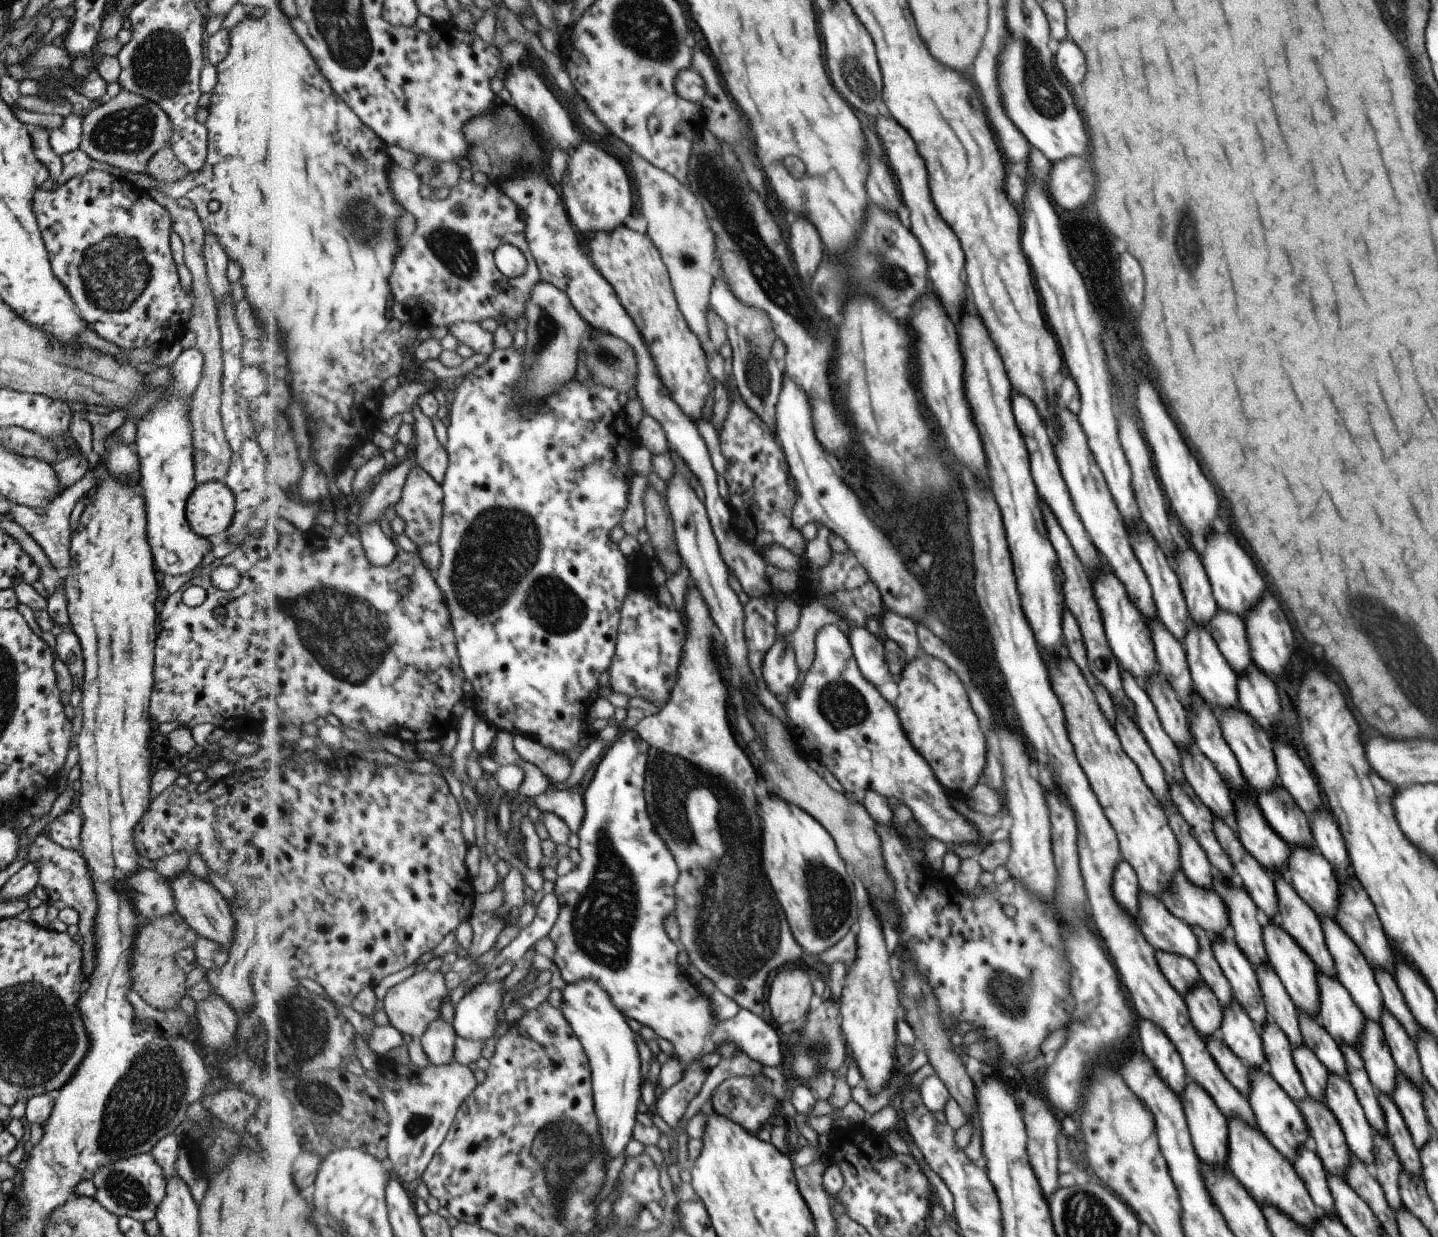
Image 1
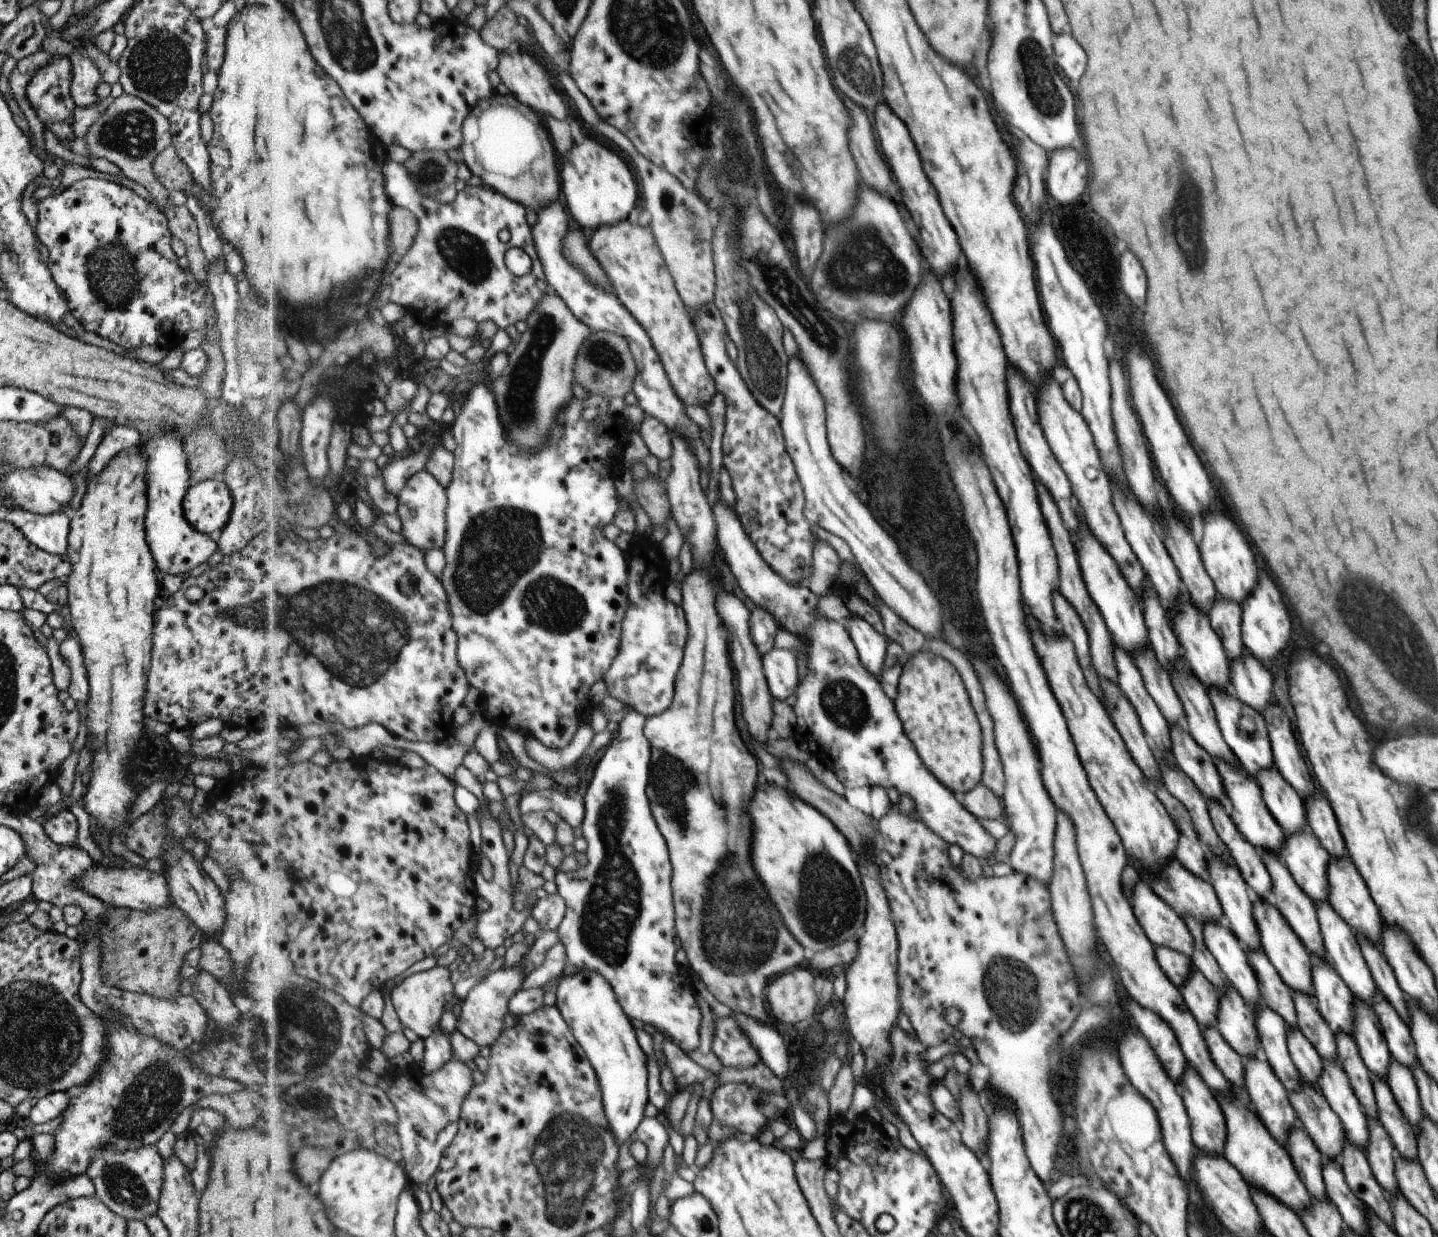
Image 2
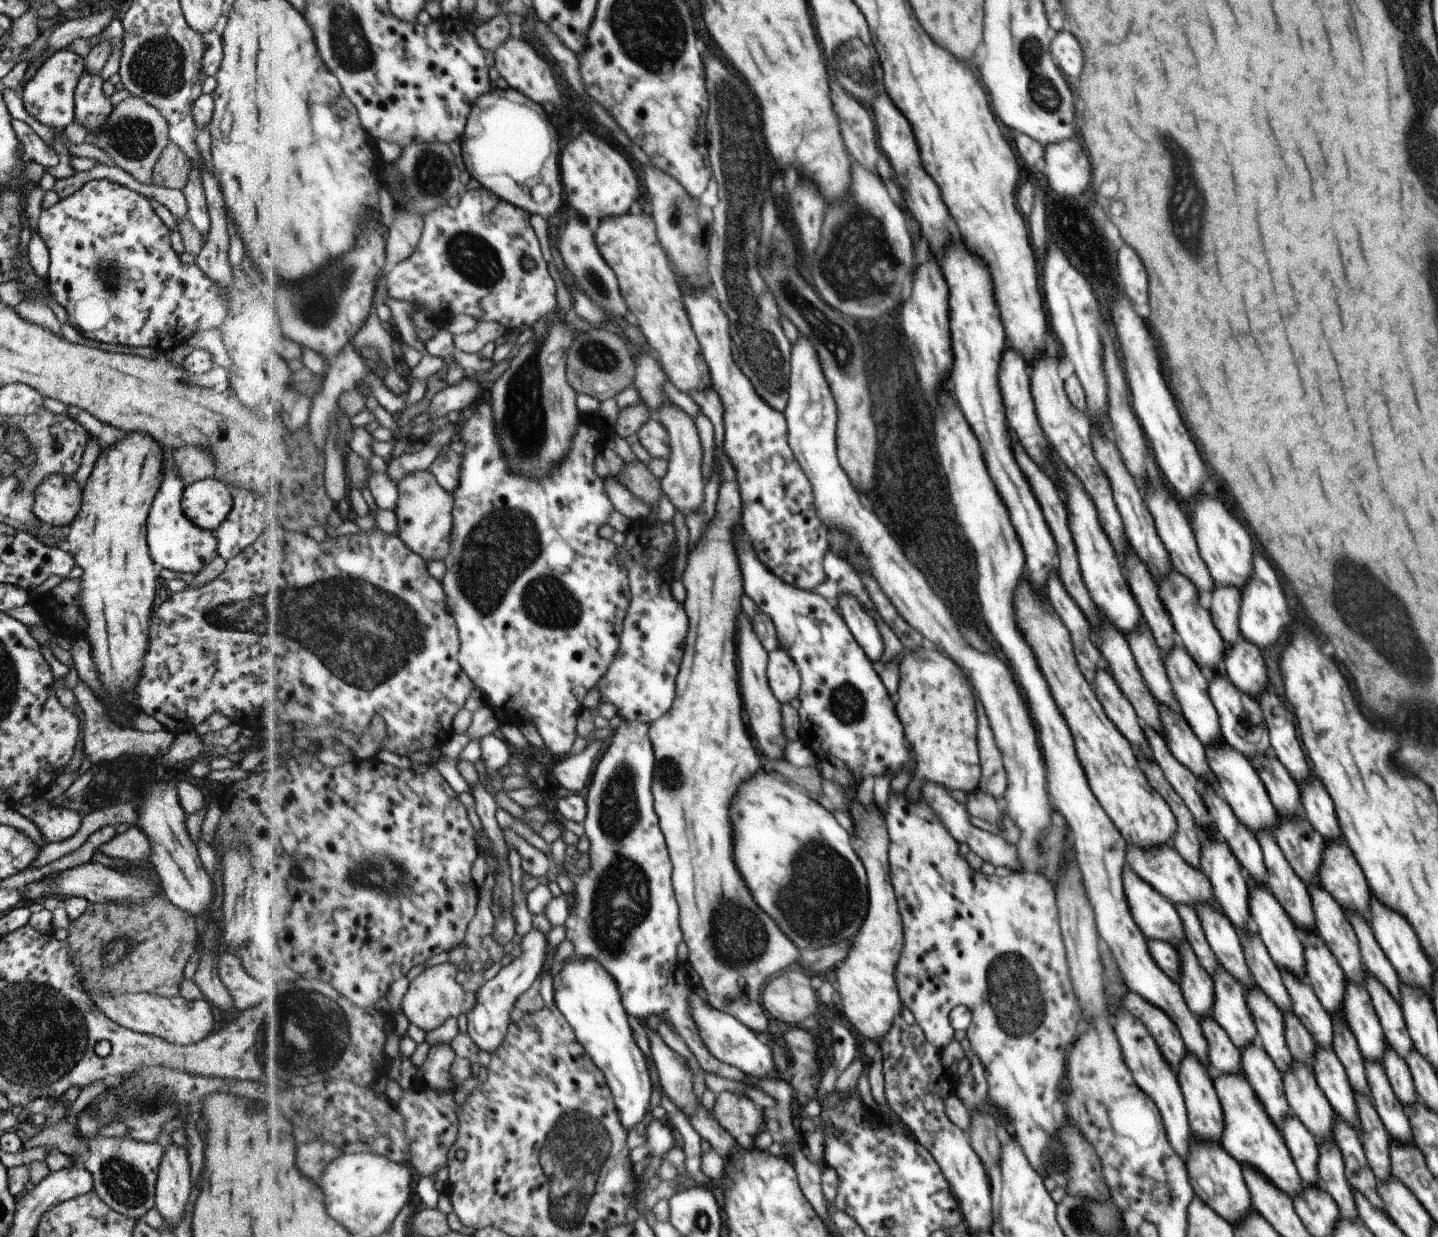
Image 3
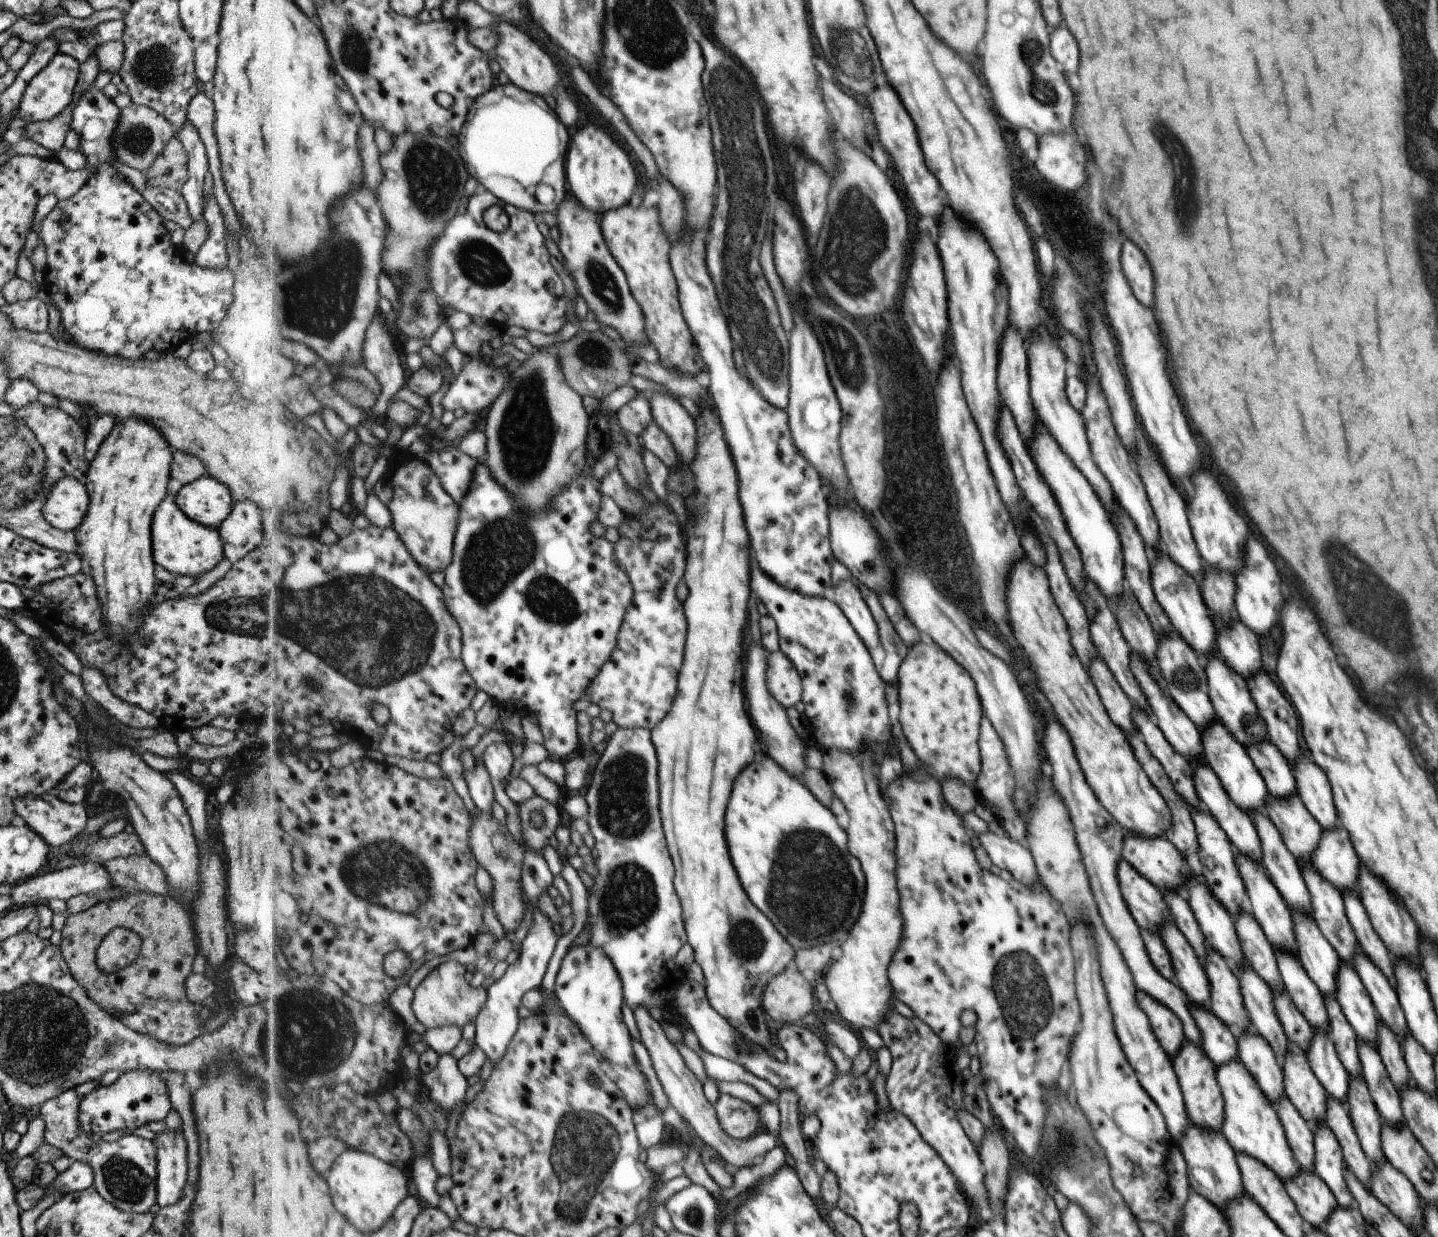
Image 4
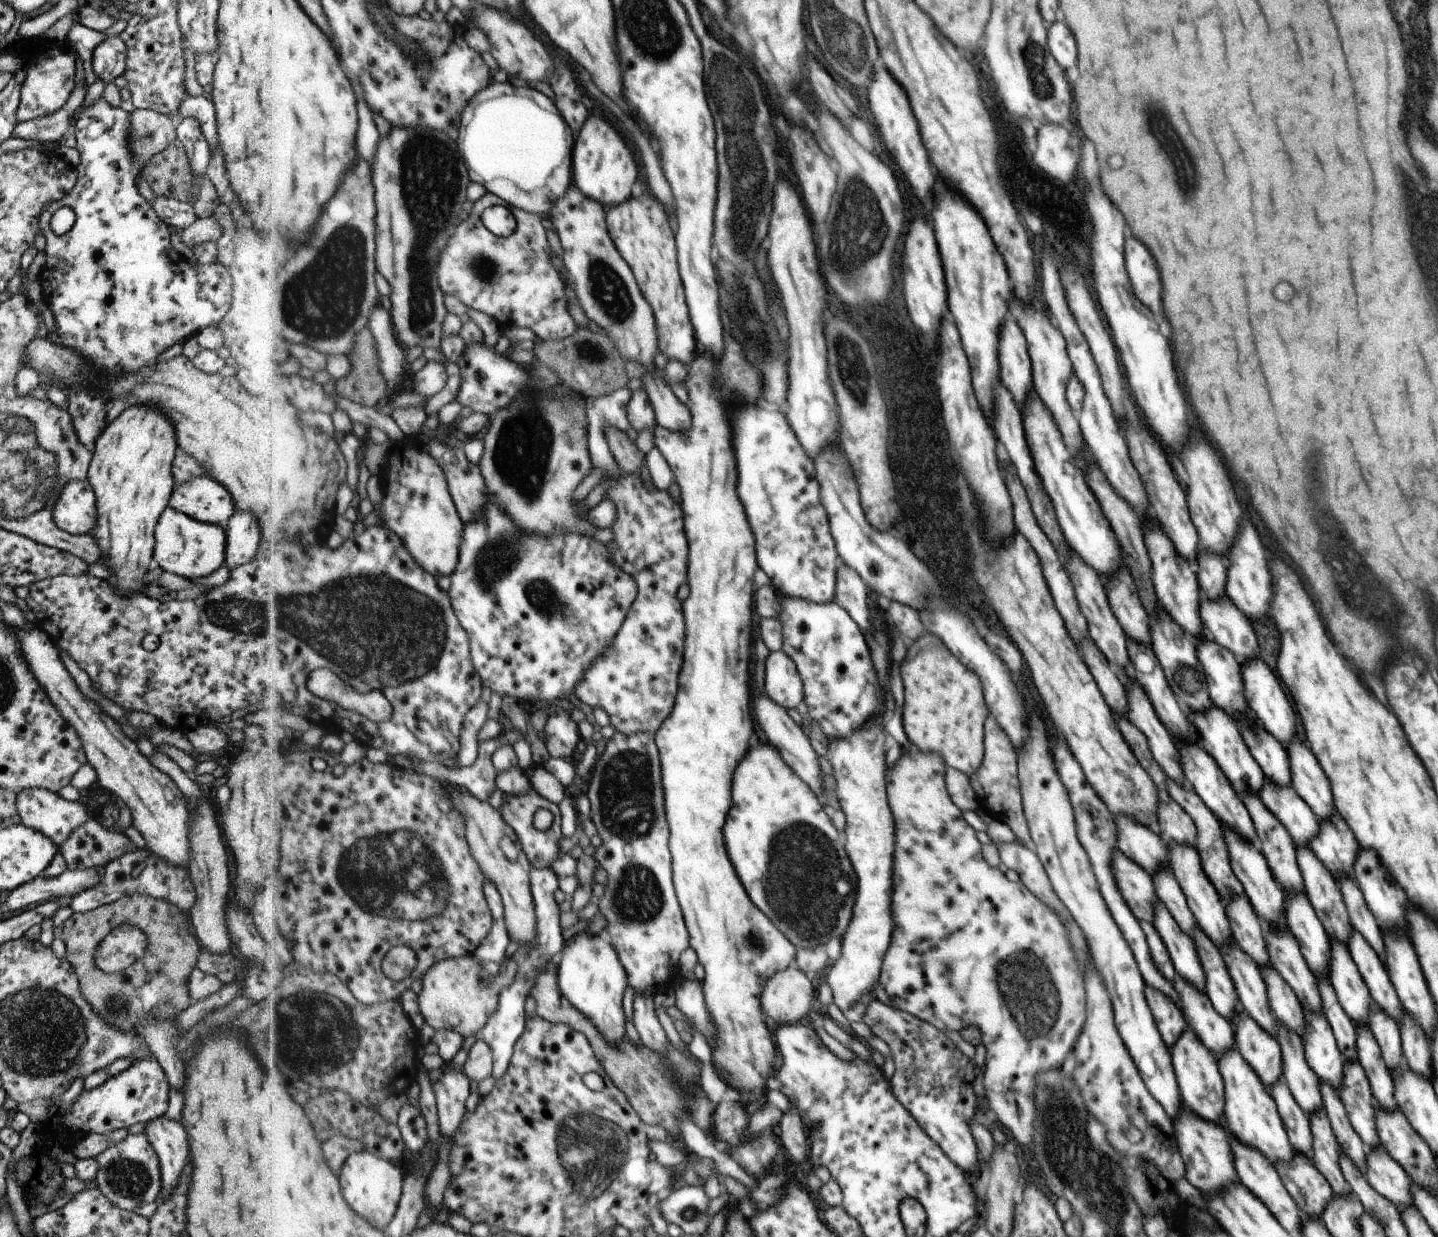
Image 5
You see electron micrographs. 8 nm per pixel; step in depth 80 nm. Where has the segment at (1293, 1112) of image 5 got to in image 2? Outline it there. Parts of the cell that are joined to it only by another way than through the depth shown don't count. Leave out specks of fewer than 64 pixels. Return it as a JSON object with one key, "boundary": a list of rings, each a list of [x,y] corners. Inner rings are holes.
{"boundary":[[[1290,1128],[1284,1148],[1311,1198],[1327,1199],[1321,1176],[1323,1158],[1304,1129]]]}

